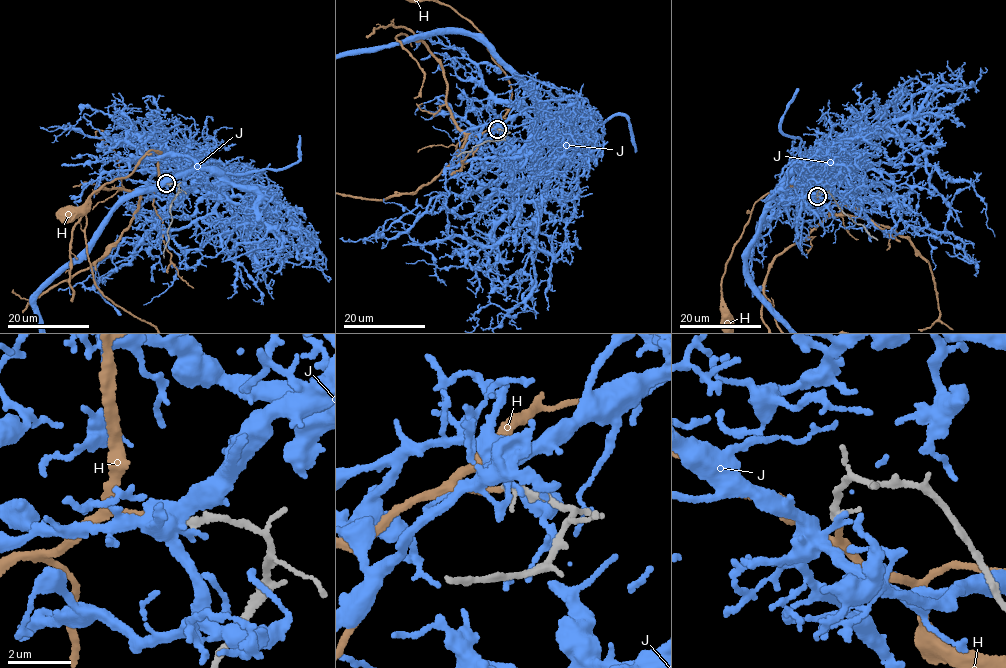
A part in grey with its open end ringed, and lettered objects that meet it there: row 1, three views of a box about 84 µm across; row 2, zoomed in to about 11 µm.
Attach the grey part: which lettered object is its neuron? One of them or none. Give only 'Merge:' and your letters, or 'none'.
Merge: H

